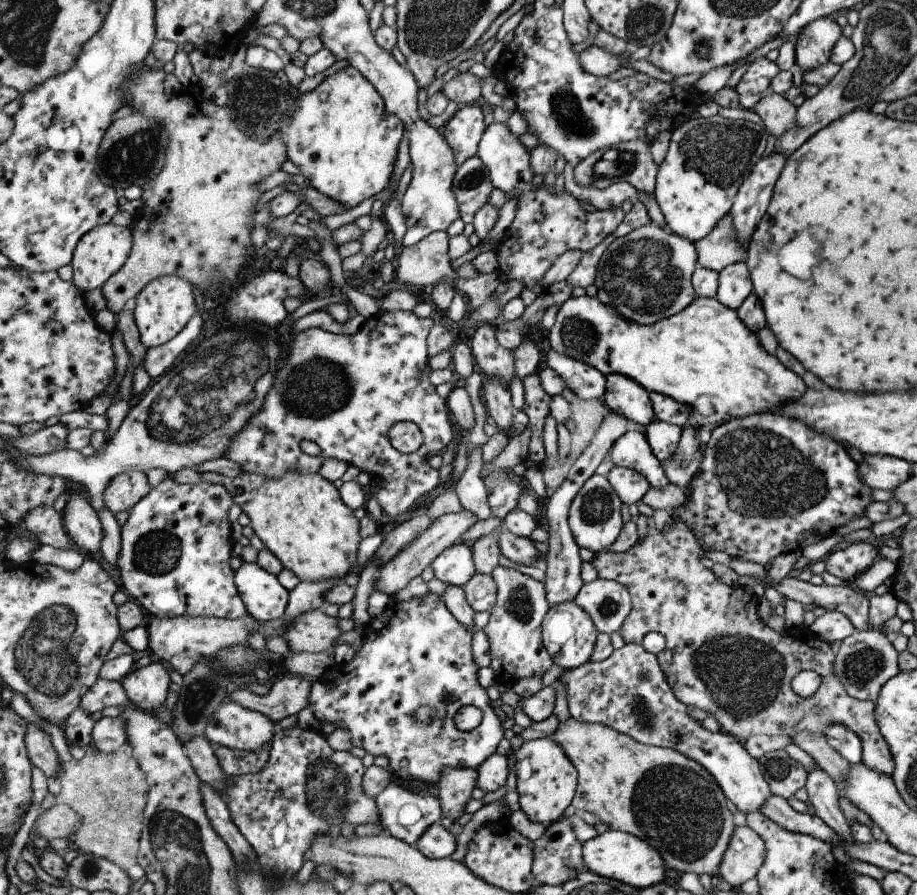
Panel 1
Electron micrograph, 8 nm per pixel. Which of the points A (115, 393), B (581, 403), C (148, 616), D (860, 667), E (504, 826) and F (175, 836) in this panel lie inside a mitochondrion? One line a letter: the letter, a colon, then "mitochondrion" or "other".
A: other
B: other
C: other
D: mitochondrion
E: other
F: mitochondrion

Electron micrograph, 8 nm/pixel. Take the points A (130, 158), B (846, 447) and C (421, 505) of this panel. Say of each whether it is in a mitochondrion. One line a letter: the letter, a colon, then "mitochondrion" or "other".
A: mitochondrion
B: other
C: other

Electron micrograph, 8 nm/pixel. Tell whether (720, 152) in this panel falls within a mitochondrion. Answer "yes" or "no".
yes

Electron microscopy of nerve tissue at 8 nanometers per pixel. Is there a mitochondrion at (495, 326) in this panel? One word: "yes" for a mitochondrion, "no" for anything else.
no

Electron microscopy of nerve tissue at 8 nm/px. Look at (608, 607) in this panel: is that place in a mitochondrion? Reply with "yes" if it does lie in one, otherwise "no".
yes

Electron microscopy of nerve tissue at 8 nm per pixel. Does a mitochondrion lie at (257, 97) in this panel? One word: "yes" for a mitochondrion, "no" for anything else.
yes

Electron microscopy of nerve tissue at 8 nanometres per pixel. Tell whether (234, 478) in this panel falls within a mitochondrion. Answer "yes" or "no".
no

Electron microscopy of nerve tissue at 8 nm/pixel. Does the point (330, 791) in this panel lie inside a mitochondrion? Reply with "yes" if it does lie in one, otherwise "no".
yes

